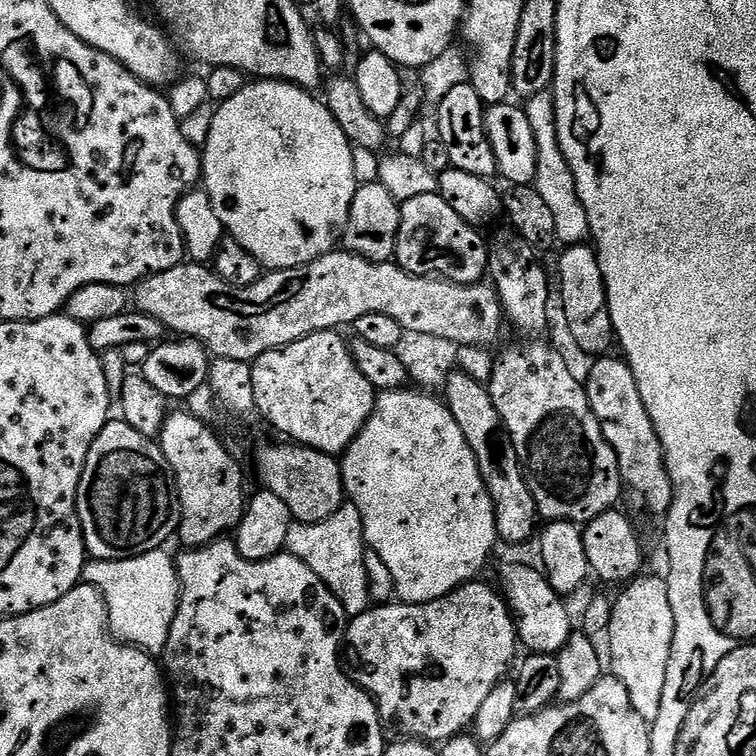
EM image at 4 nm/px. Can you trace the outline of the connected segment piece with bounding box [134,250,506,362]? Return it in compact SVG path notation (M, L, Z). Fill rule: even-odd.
M333 250L320 256L314 262L304 264L300 268L281 268L279 270L269 271L267 274L261 275L260 279L255 280L250 286L245 288L235 288L225 282L222 277L217 276L211 267L198 264L195 262L182 262L178 266L174 266L165 272L159 272L153 276L147 276L145 280L140 281L134 288L134 308L135 311L150 314L150 318L158 318L158 322L164 324L165 329L169 333L175 334L180 338L191 338L199 340L213 357L221 356L222 358L238 358L239 360L254 361L262 354L266 354L272 348L285 348L286 345L292 344L296 340L300 340L304 336L309 336L315 332L327 332L329 330L340 330L345 326L352 325L358 318L362 318L362 314L386 314L390 318L394 318L394 322L398 322L398 326L402 326L405 332L417 331L418 334L433 335L435 338L448 339L456 345L481 345L492 346L492 343L500 336L500 331L506 328L504 312L500 309L500 300L496 297L495 287L489 286L484 282L474 284L450 284L446 280L434 280L431 276L415 276L407 272L405 268L400 267L395 262L385 262L383 264L375 264L372 260L363 260L361 256L347 250Z

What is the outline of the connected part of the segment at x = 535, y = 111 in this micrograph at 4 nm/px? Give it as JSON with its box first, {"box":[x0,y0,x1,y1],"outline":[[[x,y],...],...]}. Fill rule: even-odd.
{"box":[526,90,590,246],"outline":[[[545,90],[537,92],[536,95],[527,97],[526,111],[530,118],[530,127],[534,130],[534,142],[538,150],[538,166],[536,167],[536,178],[534,187],[538,194],[542,194],[542,199],[546,202],[546,207],[552,211],[554,217],[554,234],[556,240],[561,245],[569,246],[584,244],[590,236],[590,222],[586,218],[586,210],[582,206],[582,198],[578,198],[578,186],[574,182],[574,174],[562,154],[562,146],[558,142],[558,126],[556,125],[556,102],[552,98],[551,91]]]}

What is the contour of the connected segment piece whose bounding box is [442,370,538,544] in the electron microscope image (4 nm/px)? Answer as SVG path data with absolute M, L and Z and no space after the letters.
M453 370L442 387L442 399L450 414L454 414L454 422L458 422L462 434L466 434L470 450L474 450L476 455L482 482L486 482L486 490L494 504L497 537L508 544L524 544L531 536L533 539L538 528L534 494L530 494L520 459L498 414L498 406L494 406L494 398L490 398L487 383L475 381L465 372Z

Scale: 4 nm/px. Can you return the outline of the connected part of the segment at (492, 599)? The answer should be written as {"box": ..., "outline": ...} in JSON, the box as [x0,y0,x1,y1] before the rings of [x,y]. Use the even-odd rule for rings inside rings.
{"box":[342,582,518,742],"outline":[[[469,582],[463,584],[456,591],[446,594],[442,598],[438,598],[434,602],[426,602],[425,604],[406,604],[403,602],[384,602],[379,606],[369,607],[368,611],[351,617],[348,621],[348,628],[344,631],[344,639],[342,641],[342,663],[344,671],[348,673],[348,677],[363,688],[369,696],[373,697],[376,702],[376,709],[380,715],[381,725],[389,733],[393,732],[393,737],[403,738],[405,740],[422,740],[425,742],[446,742],[452,736],[461,735],[465,731],[464,728],[473,723],[478,714],[478,709],[482,707],[482,702],[490,694],[490,690],[497,688],[505,679],[504,676],[513,667],[514,661],[517,659],[516,648],[518,649],[518,637],[516,634],[516,621],[512,615],[512,611],[508,608],[508,601],[504,599],[499,591],[496,592],[488,584],[480,584],[481,582]]]}

